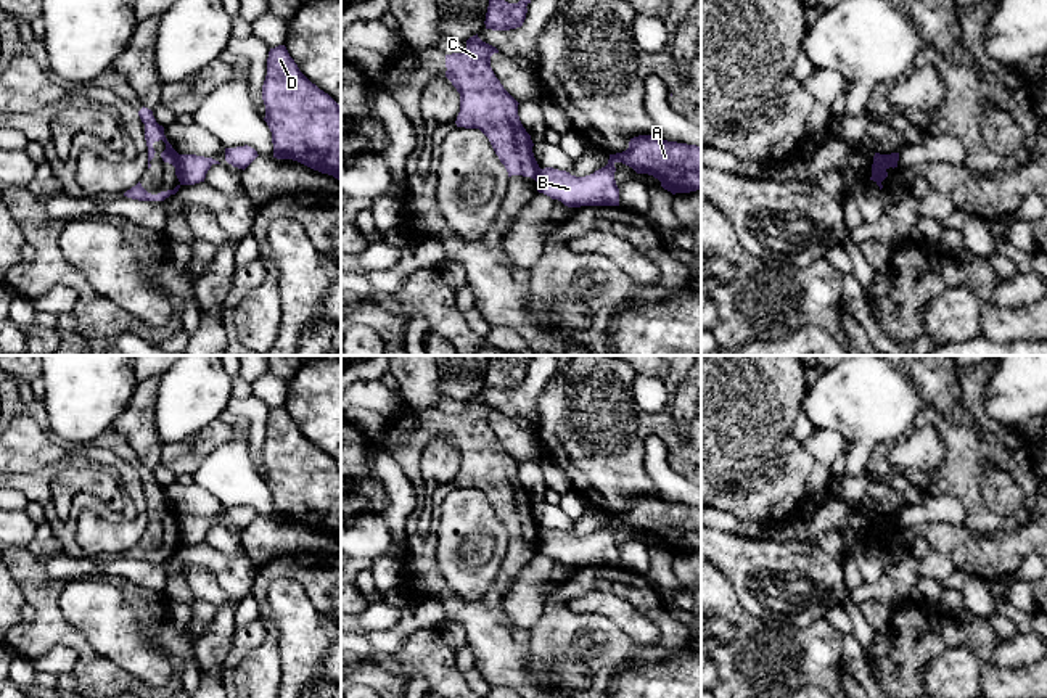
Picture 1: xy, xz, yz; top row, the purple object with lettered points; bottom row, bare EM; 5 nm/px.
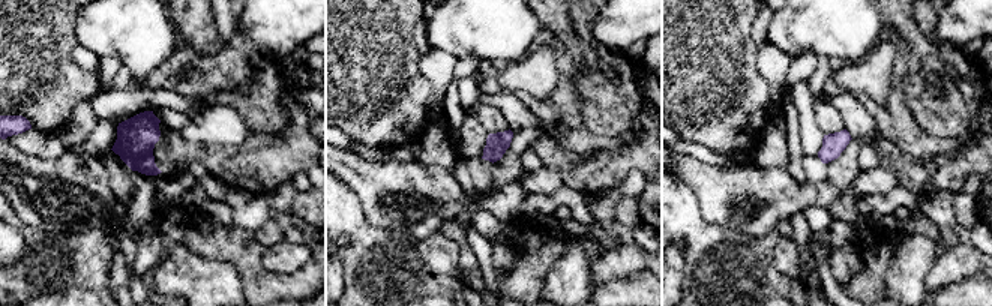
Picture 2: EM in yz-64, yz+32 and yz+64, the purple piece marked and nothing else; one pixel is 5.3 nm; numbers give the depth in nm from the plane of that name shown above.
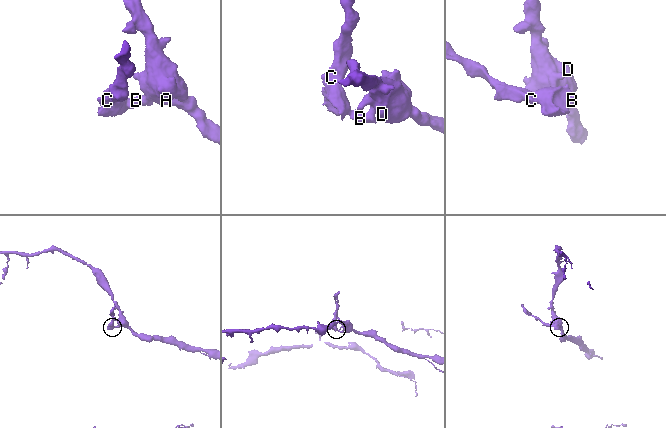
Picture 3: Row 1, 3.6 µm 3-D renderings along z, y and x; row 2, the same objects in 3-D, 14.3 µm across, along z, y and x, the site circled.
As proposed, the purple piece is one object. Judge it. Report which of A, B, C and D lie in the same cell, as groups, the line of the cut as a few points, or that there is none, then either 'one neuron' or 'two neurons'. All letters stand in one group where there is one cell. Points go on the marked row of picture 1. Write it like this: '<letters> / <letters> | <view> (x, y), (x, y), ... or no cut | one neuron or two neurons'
A B D / C | xy (180, 155), (177, 177) | two neurons

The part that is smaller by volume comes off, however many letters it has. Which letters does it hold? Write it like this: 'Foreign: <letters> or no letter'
Foreign: C

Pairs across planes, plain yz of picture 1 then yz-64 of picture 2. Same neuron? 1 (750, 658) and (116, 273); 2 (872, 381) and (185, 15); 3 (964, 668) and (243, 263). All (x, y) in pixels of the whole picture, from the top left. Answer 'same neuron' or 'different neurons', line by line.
1: different neurons
2: different neurons
3: different neurons

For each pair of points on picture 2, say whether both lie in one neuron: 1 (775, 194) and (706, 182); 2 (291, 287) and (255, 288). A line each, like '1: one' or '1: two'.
1: one
2: one

